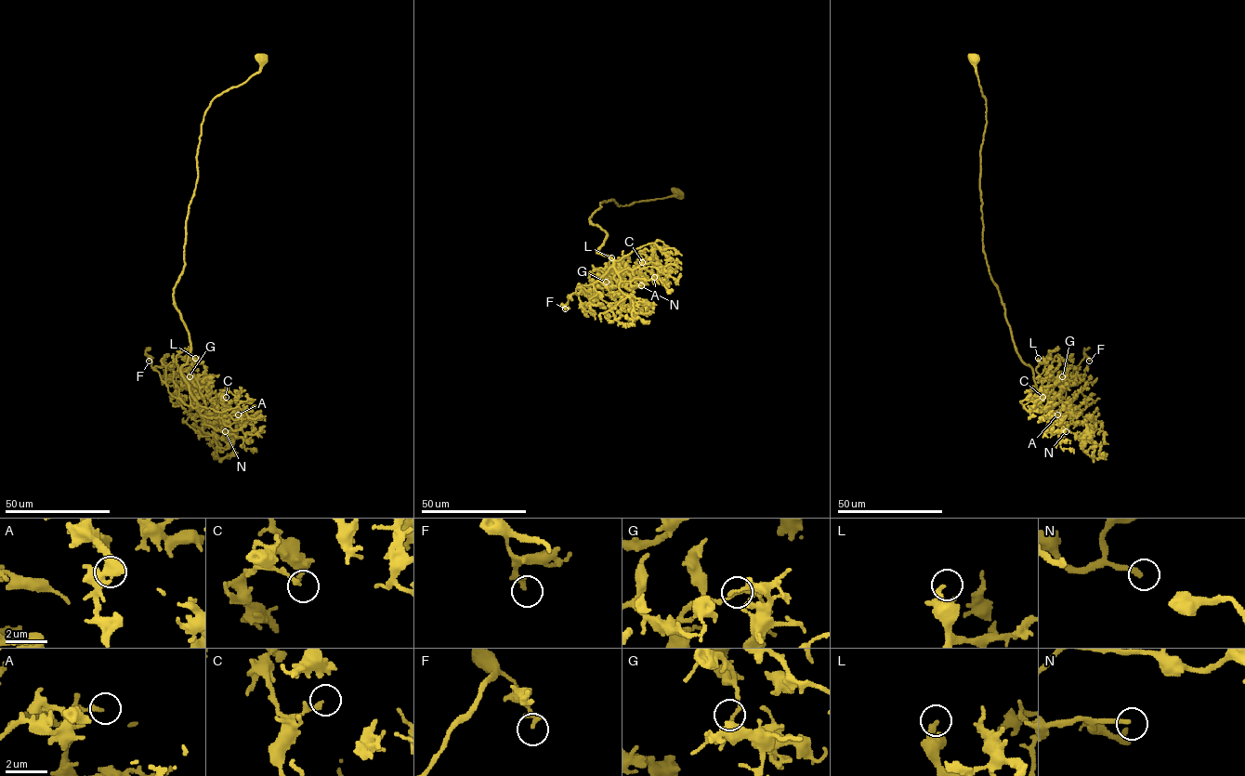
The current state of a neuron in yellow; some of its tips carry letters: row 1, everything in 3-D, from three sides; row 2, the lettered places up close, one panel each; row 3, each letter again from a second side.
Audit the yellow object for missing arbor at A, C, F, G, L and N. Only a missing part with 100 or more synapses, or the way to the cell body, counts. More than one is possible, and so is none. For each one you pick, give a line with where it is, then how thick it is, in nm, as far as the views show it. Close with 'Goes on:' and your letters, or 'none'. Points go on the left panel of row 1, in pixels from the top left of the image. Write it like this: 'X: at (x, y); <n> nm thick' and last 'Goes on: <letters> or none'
N: at (225, 431); 220 nm thick
Goes on: N

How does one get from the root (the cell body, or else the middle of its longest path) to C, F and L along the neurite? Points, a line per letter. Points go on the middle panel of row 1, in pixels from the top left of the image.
C: (678, 193), (625, 205), (605, 201), (590, 217), (607, 233), (596, 252), (618, 272), (649, 263), (642, 262)
F: (678, 193), (625, 205), (600, 203), (589, 220), (607, 233), (596, 252), (613, 264), (569, 295), (565, 309)
L: (678, 193), (625, 205), (601, 202), (589, 220), (607, 233), (596, 252), (619, 270), (611, 257)

